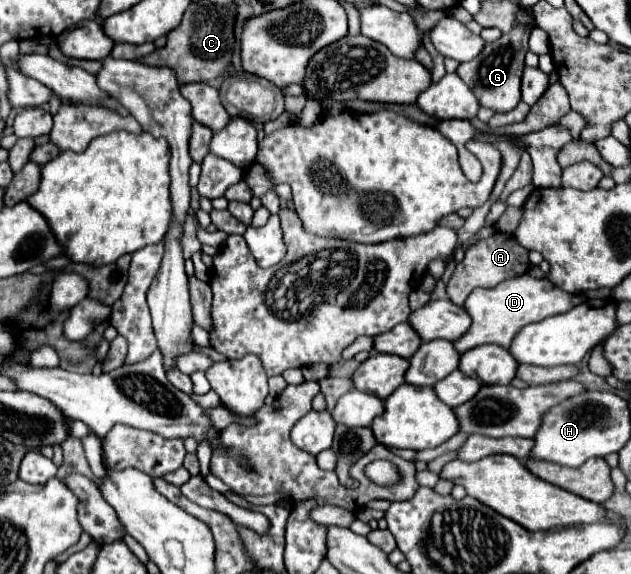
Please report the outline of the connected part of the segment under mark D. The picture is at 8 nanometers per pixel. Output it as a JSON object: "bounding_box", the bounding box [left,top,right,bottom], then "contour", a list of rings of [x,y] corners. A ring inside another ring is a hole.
{"bounding_box":[454,273,586,353],"contour":[[[526,273],[520,277],[514,277],[514,279],[508,279],[494,289],[476,289],[468,295],[468,299],[464,303],[466,311],[472,317],[472,325],[466,331],[466,335],[462,335],[454,343],[454,347],[460,353],[466,353],[468,349],[484,345],[484,343],[496,343],[496,345],[502,345],[508,349],[512,339],[524,325],[550,317],[554,313],[566,313],[584,301],[586,301],[584,295],[570,295],[570,293],[562,291],[560,287],[554,287],[554,283],[550,283],[546,277],[536,279]]]}

